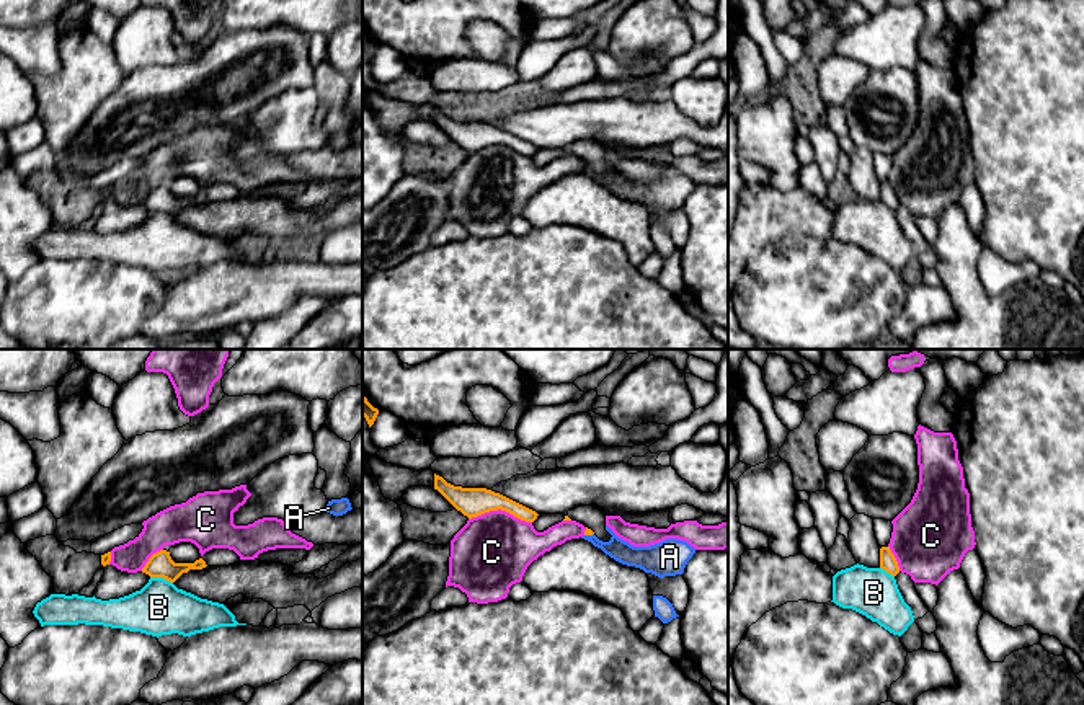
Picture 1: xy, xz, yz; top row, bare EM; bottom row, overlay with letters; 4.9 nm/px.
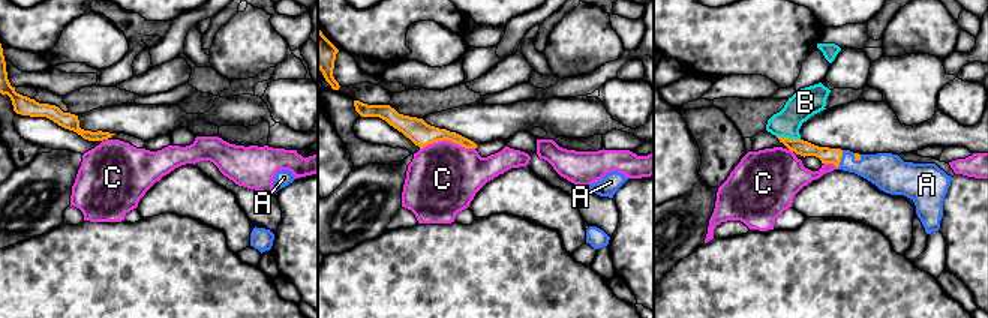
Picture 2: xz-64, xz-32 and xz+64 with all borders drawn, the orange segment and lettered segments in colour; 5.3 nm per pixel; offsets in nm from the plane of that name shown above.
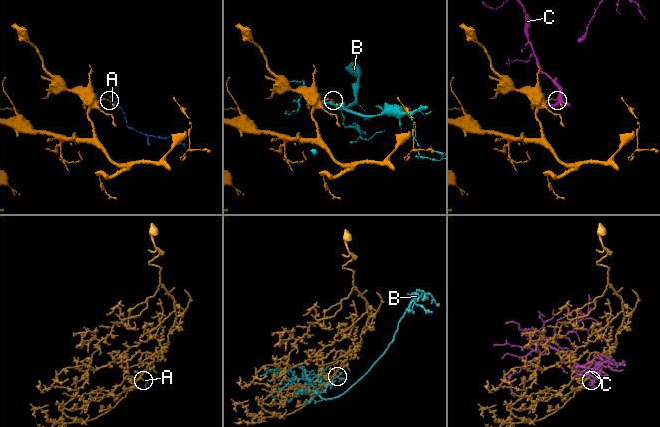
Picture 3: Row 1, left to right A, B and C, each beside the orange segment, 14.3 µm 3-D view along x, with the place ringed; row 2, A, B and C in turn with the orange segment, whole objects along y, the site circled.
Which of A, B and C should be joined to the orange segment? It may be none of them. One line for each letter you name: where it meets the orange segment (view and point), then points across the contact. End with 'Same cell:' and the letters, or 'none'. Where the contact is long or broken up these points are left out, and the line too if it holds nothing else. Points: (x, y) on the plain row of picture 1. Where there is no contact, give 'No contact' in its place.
A: Touches orange at xz (588, 168). Path across: xz (588, 165), (588, 168), (596, 177), (617, 183)
Same cell: A

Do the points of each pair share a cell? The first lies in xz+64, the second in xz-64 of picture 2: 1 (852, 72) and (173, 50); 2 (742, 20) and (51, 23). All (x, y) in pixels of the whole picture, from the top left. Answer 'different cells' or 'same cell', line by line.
1: different cells
2: same cell

